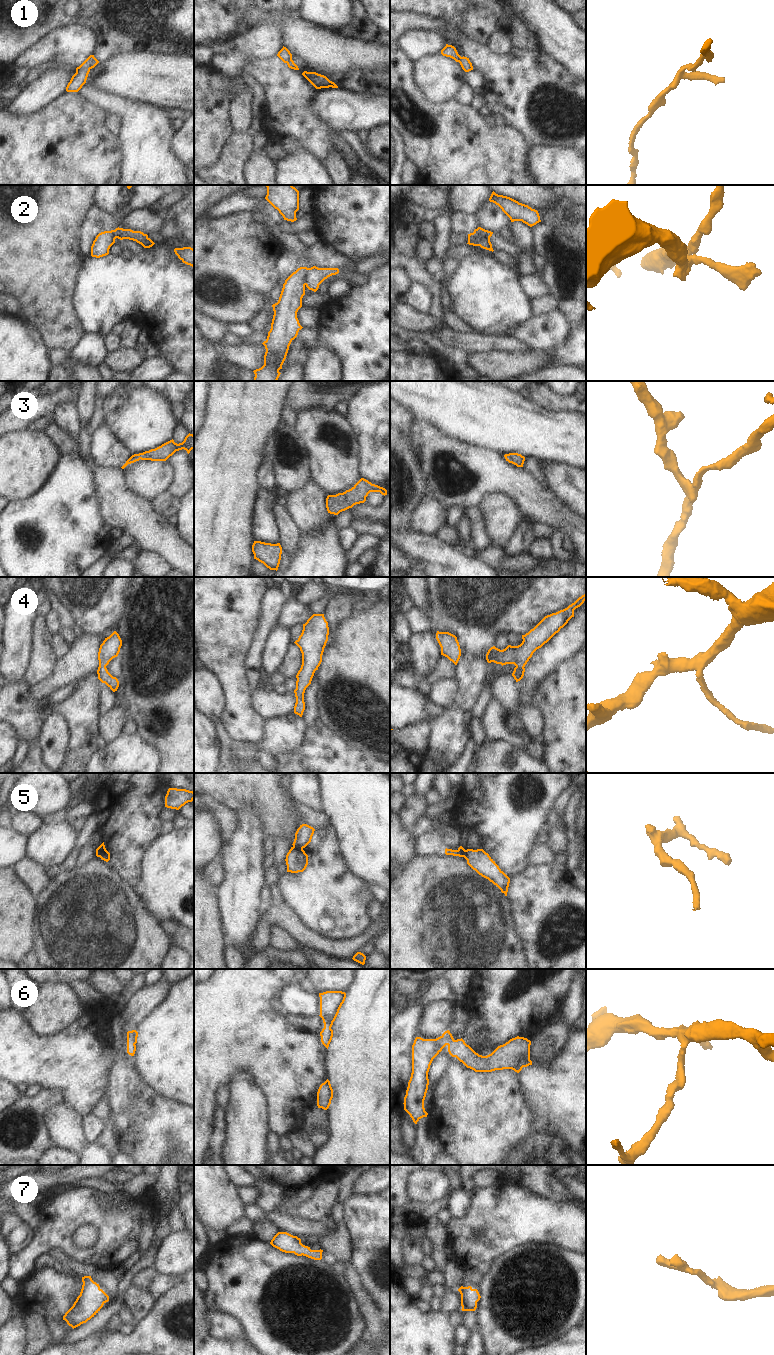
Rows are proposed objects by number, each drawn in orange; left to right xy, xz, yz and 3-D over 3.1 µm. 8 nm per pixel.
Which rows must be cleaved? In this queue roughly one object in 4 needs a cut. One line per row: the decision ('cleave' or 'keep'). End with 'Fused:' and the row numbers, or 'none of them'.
1: cleave
2: cleave
3: keep
4: keep
5: cleave
6: keep
7: keep
Fused: 1, 2, 5

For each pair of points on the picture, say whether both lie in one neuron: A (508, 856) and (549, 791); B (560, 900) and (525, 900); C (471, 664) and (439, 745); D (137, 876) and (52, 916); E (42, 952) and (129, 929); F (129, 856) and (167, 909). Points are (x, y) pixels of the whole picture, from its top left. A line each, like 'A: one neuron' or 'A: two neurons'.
A: one neuron
B: one neuron
C: one neuron
D: two neurons
E: one neuron
F: two neurons

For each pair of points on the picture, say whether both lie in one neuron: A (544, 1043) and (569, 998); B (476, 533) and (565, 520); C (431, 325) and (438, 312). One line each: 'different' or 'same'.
A: same
B: different
C: different

